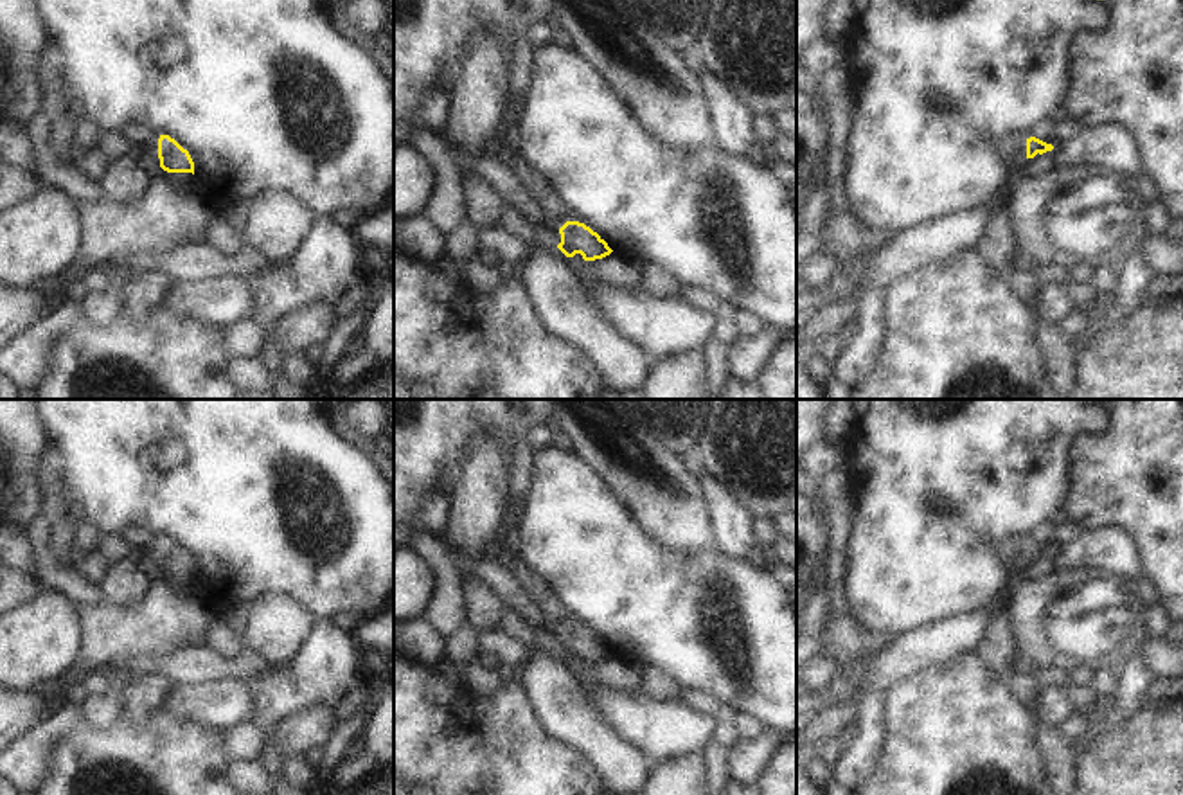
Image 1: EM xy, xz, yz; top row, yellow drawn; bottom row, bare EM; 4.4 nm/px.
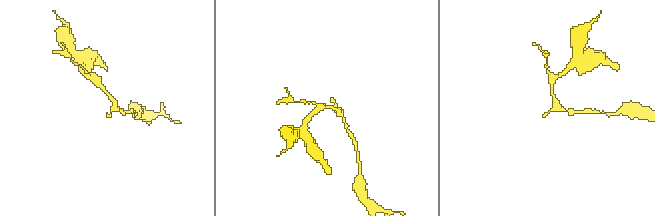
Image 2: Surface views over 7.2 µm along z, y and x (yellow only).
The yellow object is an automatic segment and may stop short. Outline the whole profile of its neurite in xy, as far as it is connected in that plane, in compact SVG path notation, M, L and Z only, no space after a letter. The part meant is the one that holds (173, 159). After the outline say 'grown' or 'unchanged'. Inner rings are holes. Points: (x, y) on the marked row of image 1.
M153 133L140 149L164 169L165 180L183 192L194 192L194 162L174 138Z | grown

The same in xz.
M509 149L509 174L514 174L530 200L541 209L547 237L566 255L581 254L584 261L609 255L608 243L586 227L577 214L554 192L552 185L532 169L521 151Z | grown

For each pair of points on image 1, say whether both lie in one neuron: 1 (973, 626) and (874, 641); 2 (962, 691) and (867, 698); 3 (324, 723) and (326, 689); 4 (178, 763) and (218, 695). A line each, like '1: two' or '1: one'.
1: two
2: two
3: two
4: two

